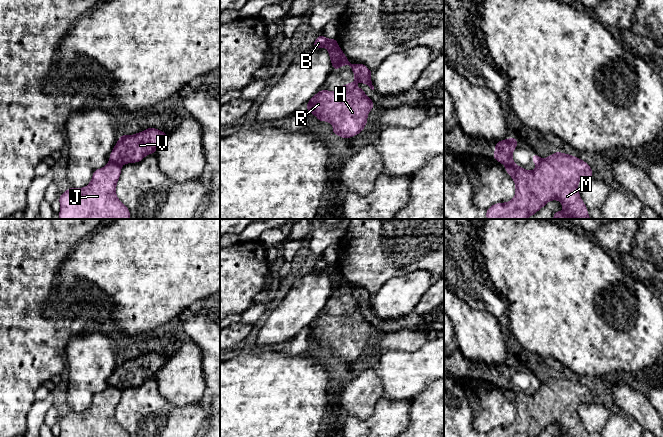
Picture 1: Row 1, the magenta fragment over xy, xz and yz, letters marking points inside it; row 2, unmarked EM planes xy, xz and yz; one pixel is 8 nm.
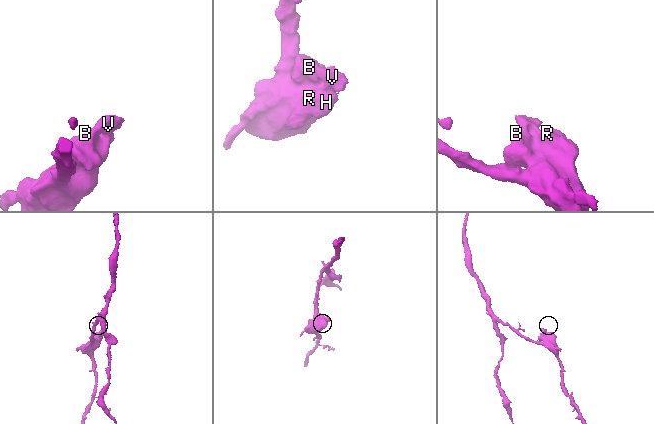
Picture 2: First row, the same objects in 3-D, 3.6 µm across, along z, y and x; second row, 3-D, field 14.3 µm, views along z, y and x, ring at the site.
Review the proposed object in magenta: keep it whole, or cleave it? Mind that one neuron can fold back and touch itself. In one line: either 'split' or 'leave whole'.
split

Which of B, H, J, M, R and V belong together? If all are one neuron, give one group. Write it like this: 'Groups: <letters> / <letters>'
Groups: B H J M R / V

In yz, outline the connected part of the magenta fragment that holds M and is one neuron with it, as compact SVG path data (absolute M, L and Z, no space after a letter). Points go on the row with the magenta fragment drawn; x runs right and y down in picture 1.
M559 151L541 159L533 171L513 165L505 165L516 187L514 198L506 203L496 203L486 210L487 219L527 219L545 206L548 201L559 200L565 209L556 211L553 219L590 219L587 207L579 196L578 182L593 178L591 167L581 159Z

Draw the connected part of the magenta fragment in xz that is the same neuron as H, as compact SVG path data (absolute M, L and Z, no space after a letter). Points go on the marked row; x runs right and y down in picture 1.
M356 87L351 90L320 90L306 106L318 121L333 125L332 134L350 138L364 130L368 113L375 105L362 89Z

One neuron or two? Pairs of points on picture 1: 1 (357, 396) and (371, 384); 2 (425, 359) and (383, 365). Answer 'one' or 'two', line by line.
1: one
2: one

